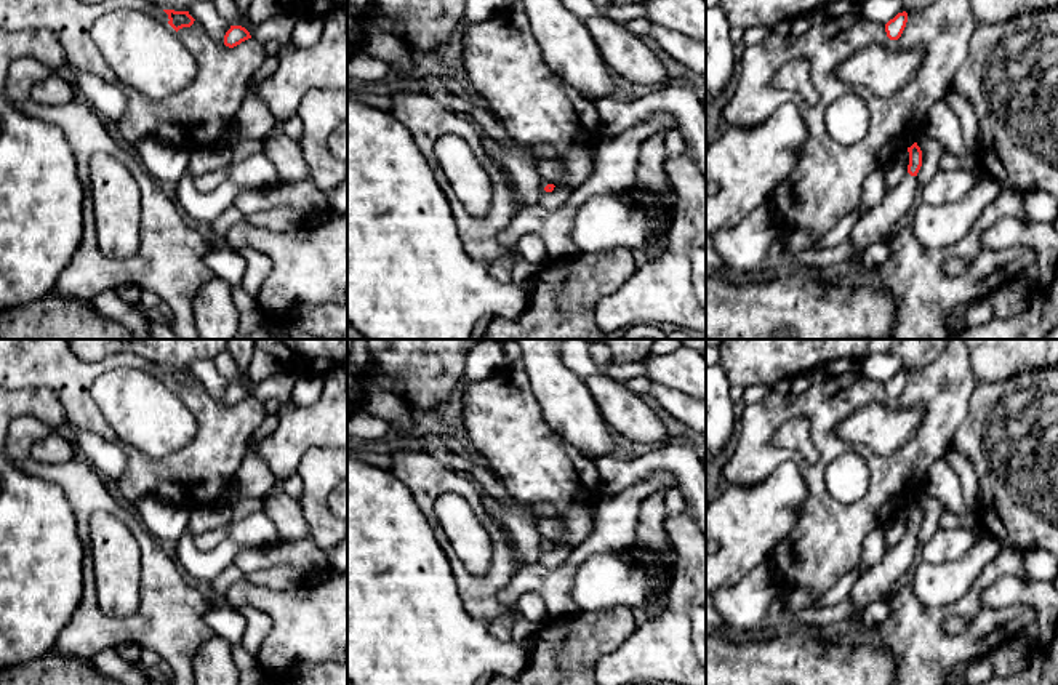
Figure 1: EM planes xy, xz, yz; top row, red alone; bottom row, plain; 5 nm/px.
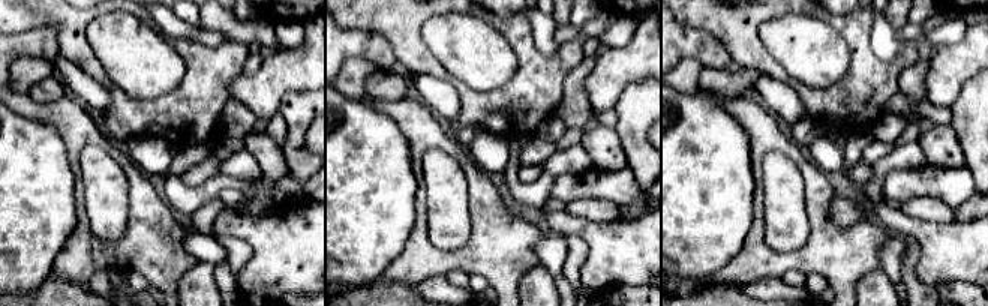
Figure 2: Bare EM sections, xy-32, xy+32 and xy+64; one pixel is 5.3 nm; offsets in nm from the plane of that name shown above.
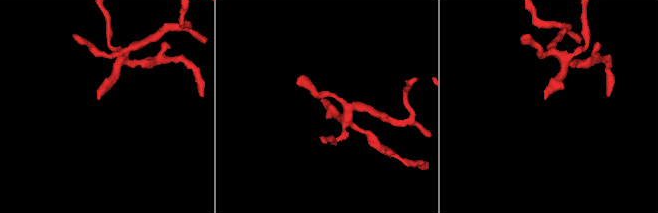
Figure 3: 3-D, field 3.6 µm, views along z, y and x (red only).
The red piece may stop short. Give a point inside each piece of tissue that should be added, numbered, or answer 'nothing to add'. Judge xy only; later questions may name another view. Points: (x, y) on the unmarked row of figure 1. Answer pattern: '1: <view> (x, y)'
nothing to add

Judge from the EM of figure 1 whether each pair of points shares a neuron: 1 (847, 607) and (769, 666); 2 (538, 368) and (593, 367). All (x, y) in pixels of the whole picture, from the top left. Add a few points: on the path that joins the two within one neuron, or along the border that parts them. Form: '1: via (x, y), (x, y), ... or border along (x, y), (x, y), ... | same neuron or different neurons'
1: border along (796, 626), (815, 632) | different neurons
2: border along (559, 356), (583, 380) | different neurons

